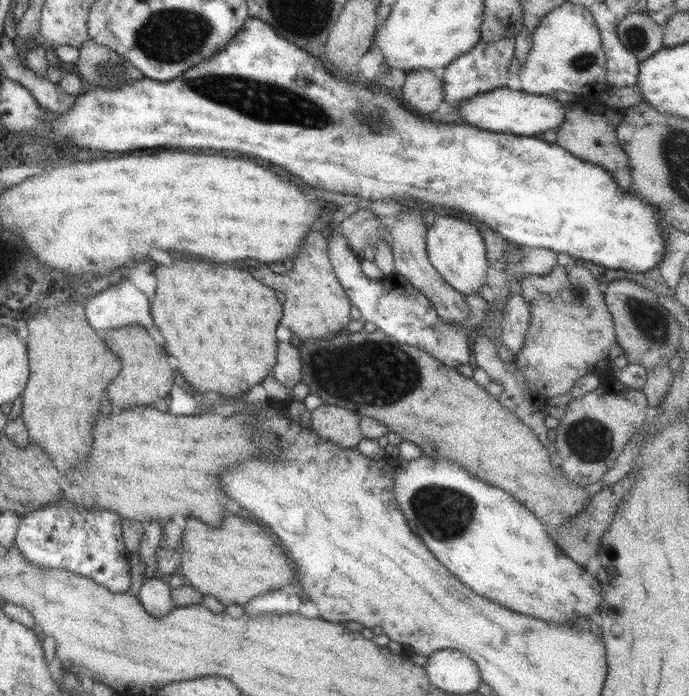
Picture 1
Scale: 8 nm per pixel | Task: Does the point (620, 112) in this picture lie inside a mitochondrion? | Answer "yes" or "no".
no

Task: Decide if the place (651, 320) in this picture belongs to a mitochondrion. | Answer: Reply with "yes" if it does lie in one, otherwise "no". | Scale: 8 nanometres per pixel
yes

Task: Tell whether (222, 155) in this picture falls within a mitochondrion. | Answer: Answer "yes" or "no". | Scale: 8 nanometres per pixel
no

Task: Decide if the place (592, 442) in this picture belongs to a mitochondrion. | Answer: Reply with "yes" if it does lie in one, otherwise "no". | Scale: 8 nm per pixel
yes

